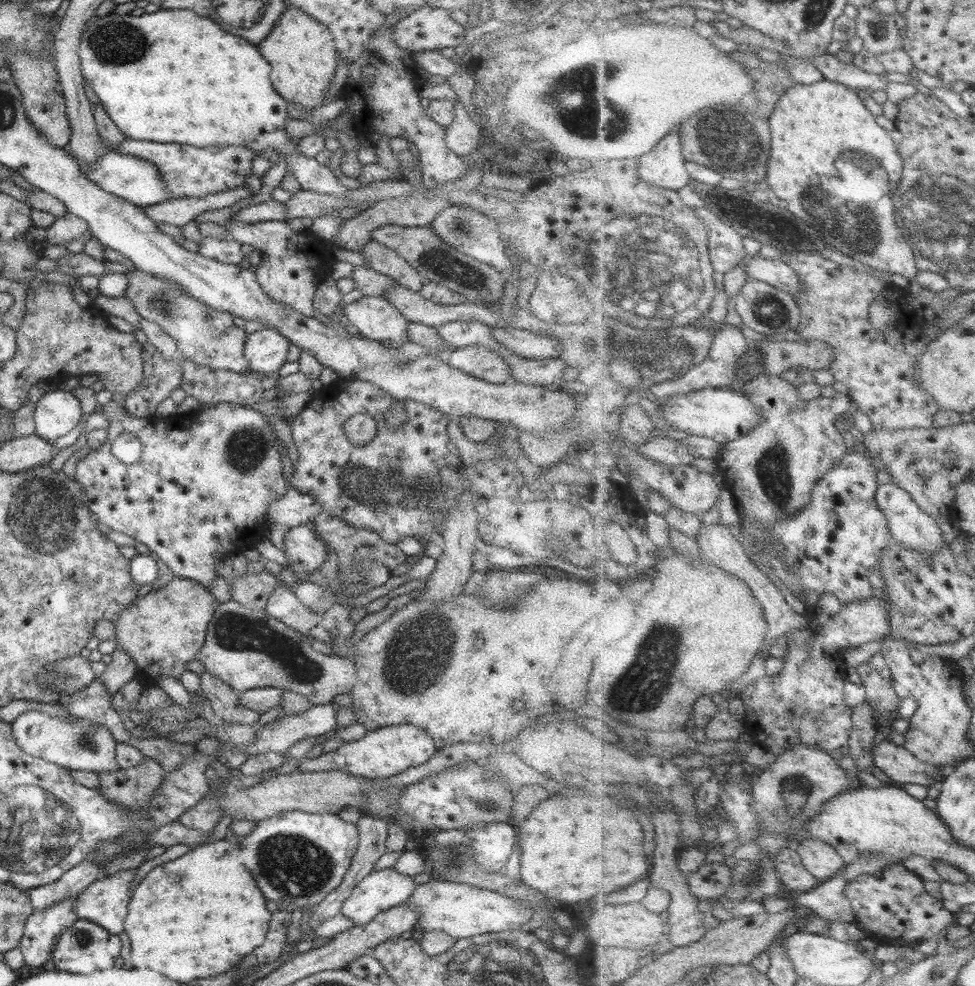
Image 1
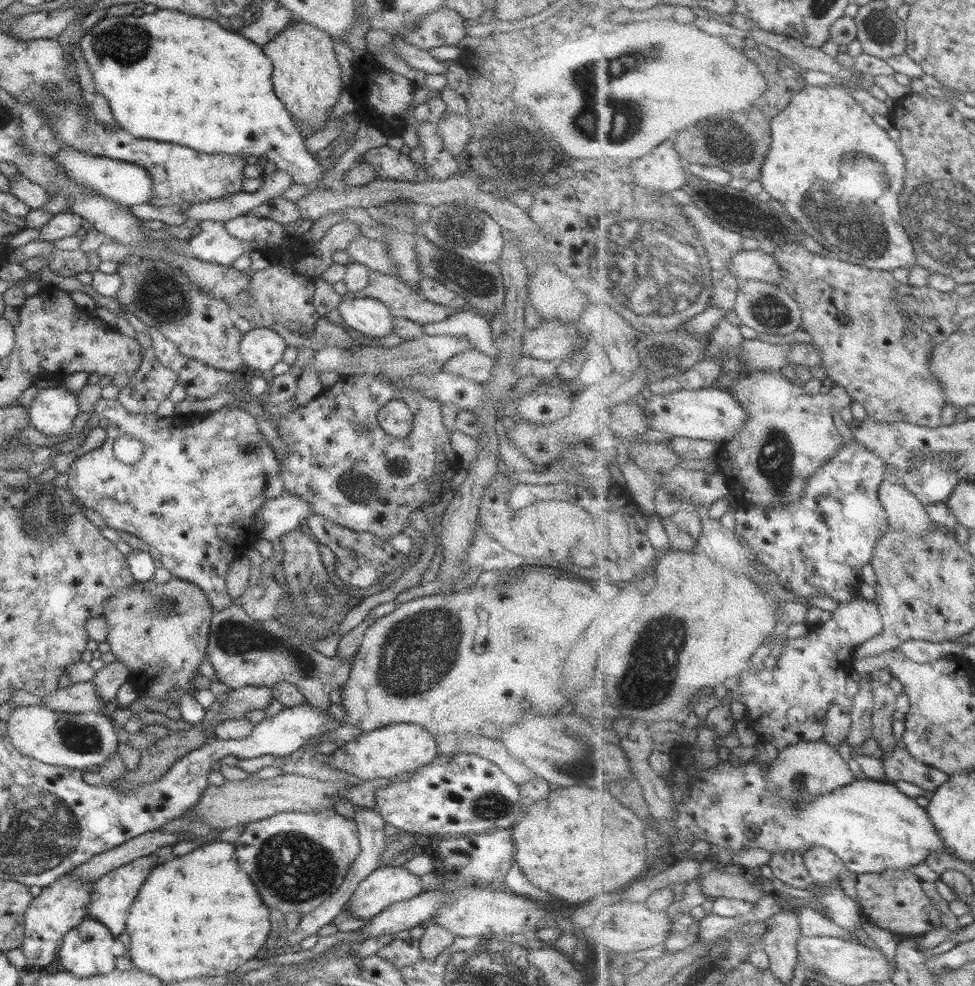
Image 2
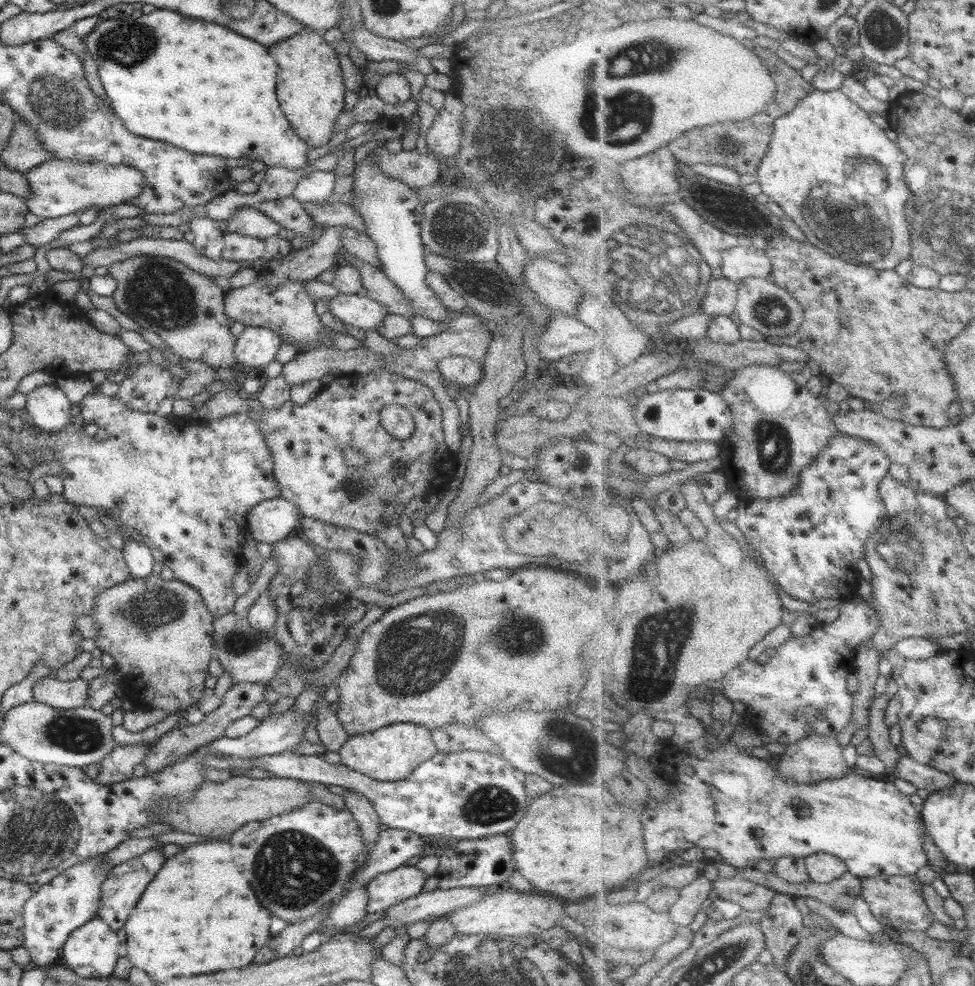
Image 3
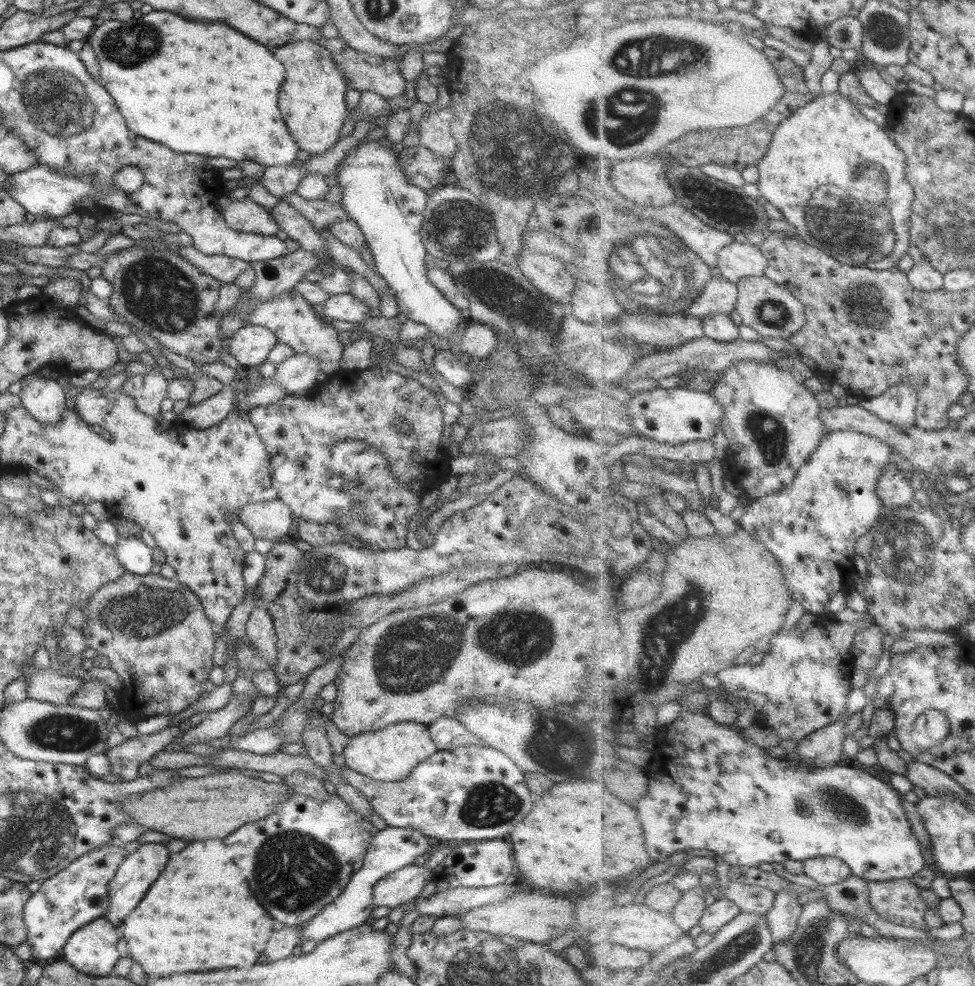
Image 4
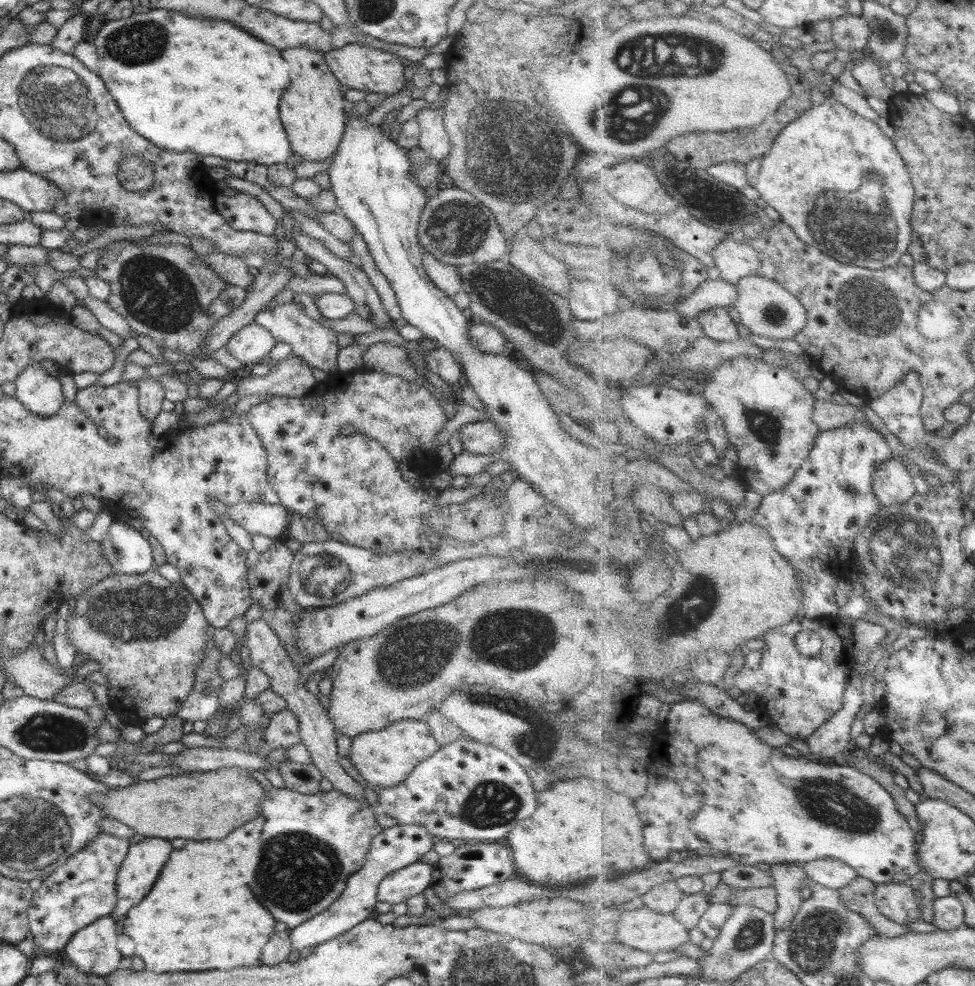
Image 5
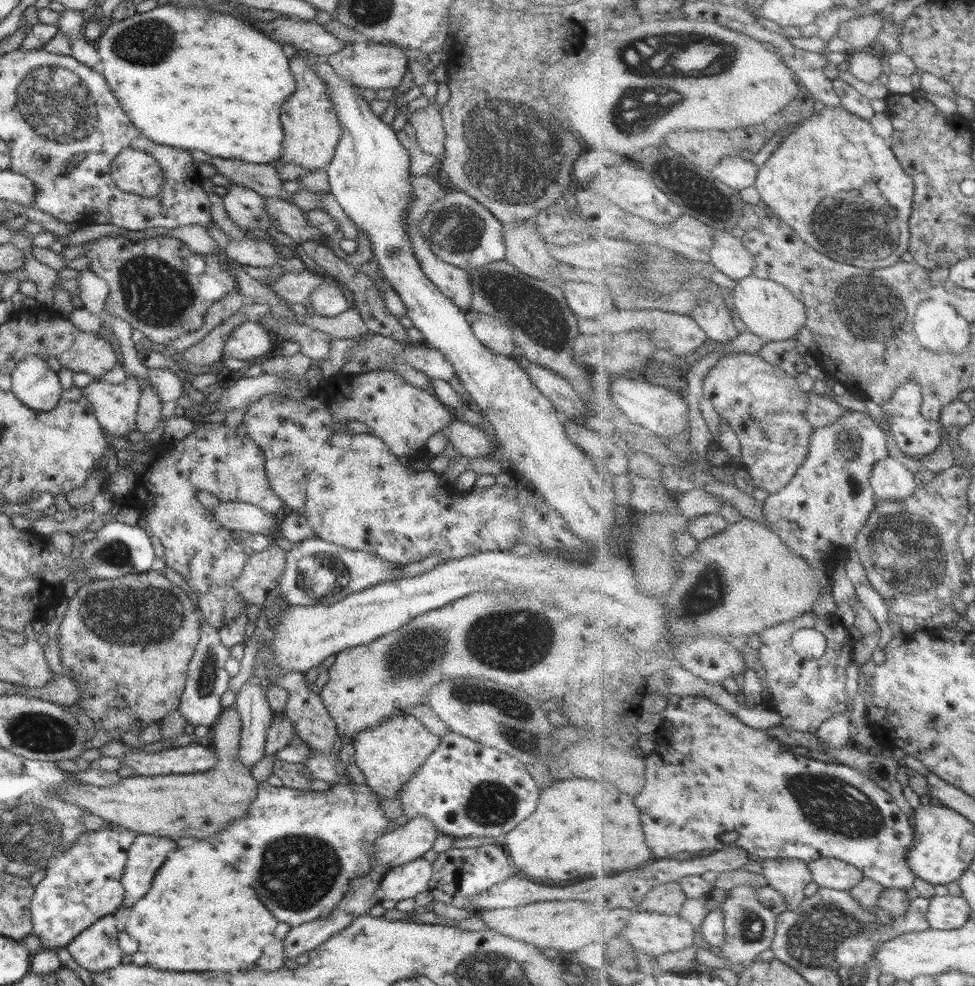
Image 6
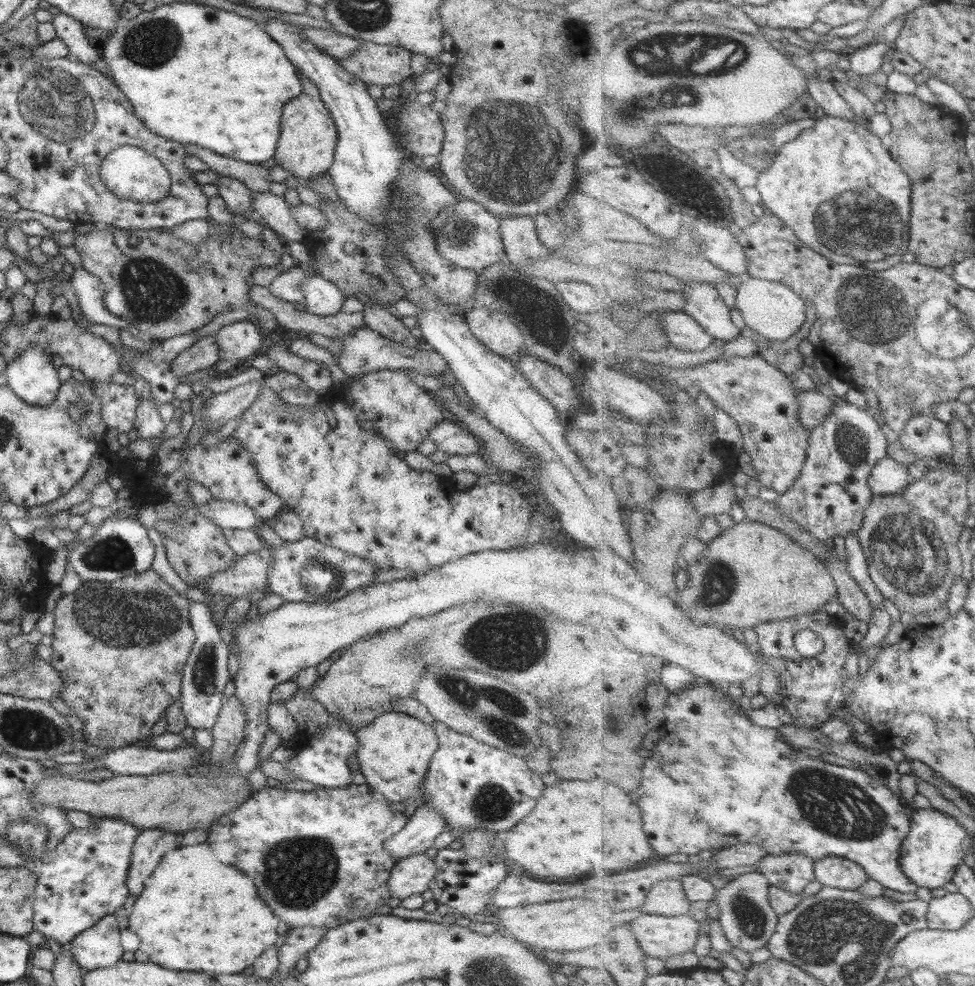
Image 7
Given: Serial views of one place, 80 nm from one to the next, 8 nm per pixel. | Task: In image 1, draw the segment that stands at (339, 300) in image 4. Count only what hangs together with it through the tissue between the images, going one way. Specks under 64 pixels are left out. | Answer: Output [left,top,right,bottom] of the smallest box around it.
[343,296,409,344]

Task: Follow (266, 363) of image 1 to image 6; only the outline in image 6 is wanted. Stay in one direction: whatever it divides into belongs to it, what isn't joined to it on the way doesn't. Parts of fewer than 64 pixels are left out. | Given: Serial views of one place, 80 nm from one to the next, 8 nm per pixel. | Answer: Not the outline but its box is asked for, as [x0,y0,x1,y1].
[223,321,274,361]

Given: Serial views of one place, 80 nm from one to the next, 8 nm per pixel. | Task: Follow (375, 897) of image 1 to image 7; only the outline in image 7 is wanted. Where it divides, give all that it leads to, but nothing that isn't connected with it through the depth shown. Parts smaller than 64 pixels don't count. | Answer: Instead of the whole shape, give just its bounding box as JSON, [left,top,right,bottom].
[388,853,437,900]

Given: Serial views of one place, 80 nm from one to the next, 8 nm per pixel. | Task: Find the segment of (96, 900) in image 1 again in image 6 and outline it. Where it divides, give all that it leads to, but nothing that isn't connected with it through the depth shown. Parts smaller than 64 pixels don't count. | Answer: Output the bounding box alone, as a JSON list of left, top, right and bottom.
[120,833,177,909]

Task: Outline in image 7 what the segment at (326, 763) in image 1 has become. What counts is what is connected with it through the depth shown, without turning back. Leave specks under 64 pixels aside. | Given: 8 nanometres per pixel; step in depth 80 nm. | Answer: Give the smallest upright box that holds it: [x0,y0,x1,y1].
[356,710,439,816]

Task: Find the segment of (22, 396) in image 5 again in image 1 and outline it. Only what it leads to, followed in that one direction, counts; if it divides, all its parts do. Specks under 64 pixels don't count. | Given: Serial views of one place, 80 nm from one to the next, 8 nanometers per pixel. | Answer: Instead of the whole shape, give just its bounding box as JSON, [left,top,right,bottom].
[34,392,86,442]

